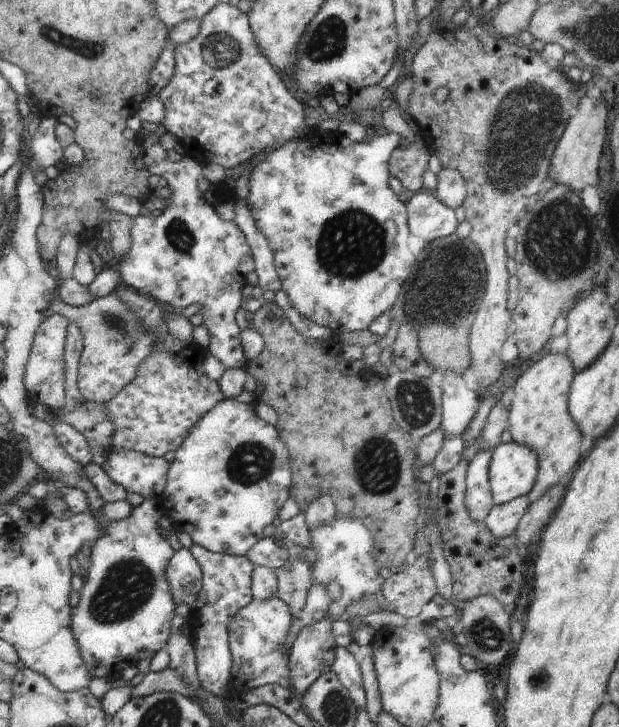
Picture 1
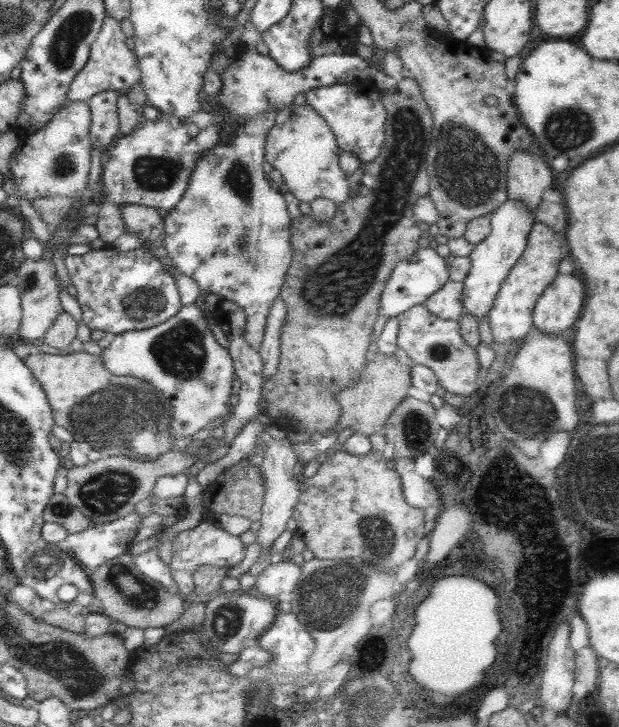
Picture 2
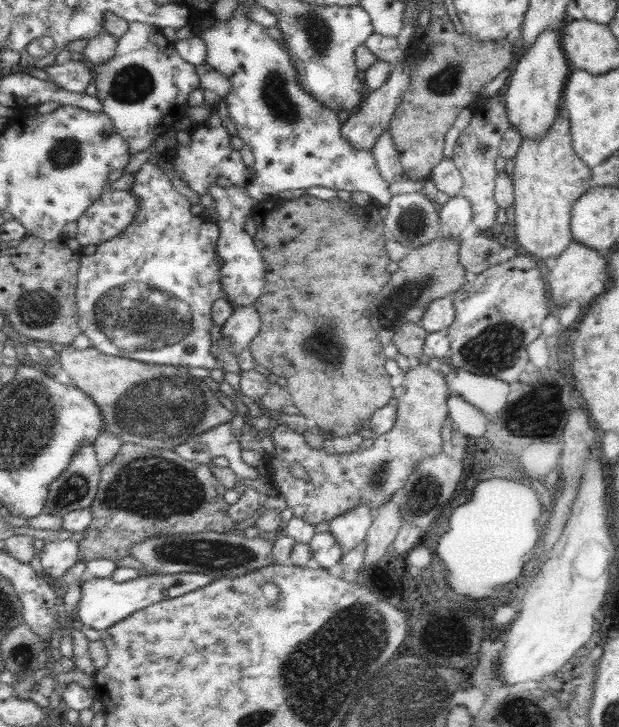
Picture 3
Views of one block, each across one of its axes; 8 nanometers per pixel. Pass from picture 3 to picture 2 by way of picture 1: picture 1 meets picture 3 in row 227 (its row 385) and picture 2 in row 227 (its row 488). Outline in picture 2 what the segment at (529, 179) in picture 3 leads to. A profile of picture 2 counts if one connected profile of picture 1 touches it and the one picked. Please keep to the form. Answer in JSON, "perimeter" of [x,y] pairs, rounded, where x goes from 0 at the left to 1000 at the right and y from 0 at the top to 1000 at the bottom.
{"perimeter":[[[866,305],[853,323],[853,336],[843,352],[824,370],[821,380],[814,384],[798,418],[787,432],[796,468],[806,472],[822,473],[824,470],[843,466],[851,462],[853,455],[861,448],[861,424],[866,414],[880,396],[901,378],[903,360],[914,352],[913,337],[895,329],[895,319],[877,305]]]}

